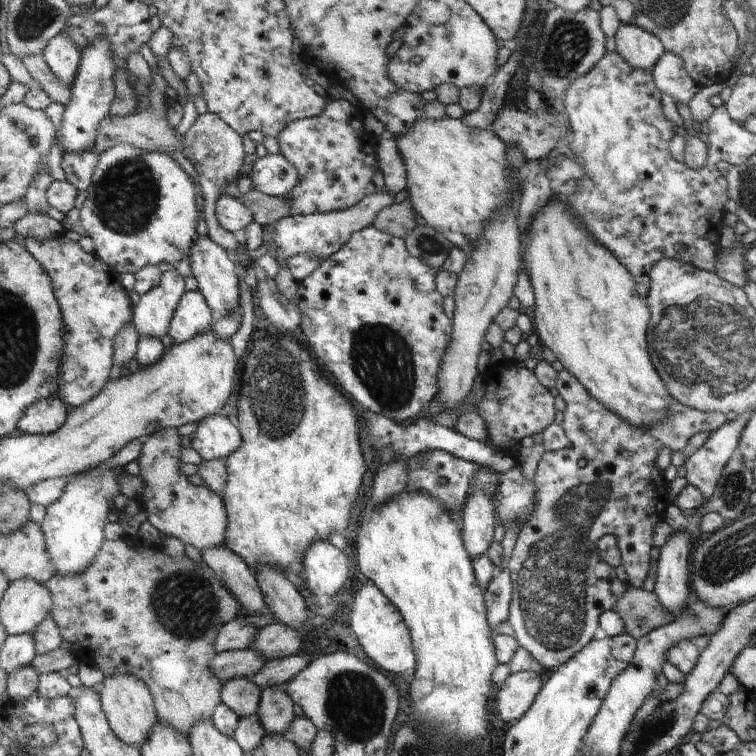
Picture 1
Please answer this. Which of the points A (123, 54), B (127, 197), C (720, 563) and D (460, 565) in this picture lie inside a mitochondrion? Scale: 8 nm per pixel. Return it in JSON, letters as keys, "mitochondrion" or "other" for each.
{"A":"other","B":"mitochondrion","C":"mitochondrion","D":"other"}

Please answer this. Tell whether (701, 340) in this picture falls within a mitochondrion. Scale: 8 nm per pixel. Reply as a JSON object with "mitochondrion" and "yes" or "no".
{"mitochondrion":"yes"}

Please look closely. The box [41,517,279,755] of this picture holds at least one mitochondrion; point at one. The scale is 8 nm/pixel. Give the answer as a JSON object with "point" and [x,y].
{"point":[183,602]}

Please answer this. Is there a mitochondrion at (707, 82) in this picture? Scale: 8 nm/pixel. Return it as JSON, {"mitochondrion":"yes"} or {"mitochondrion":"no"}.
{"mitochondrion":"no"}

